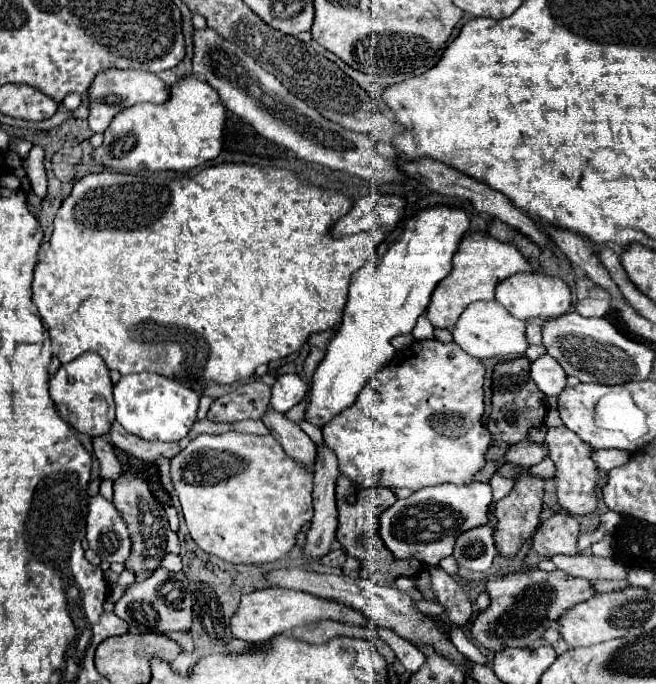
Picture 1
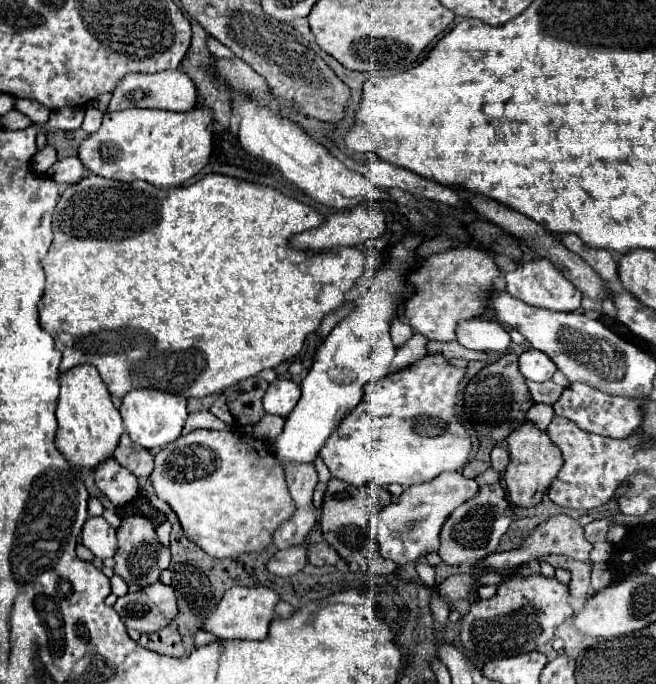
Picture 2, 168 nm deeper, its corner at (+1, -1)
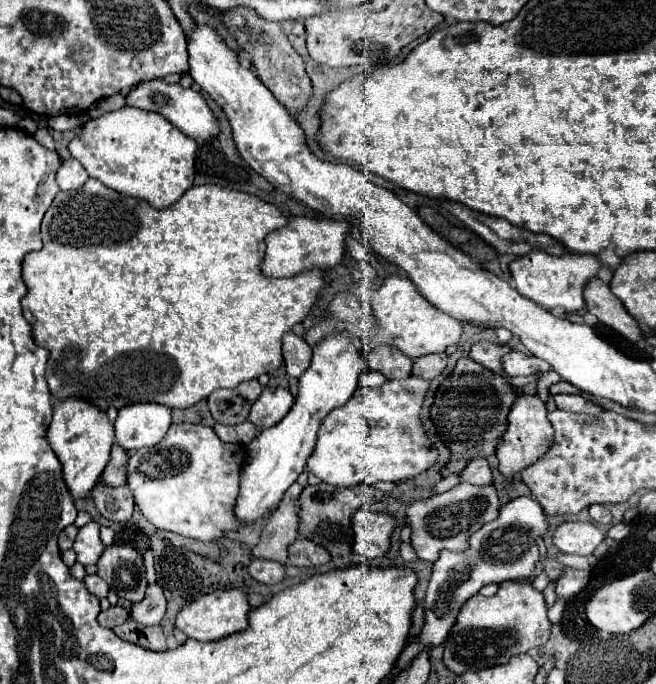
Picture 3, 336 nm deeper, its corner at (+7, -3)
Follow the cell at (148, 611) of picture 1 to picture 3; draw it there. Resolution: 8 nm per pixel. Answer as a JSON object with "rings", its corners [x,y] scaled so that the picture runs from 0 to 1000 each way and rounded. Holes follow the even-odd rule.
{"rings":[[[168,886],[165,892],[152,895],[149,909],[152,909],[159,918],[177,918],[177,915],[189,912],[189,909],[198,906],[198,904],[201,904],[201,898],[198,898],[195,889],[189,889],[189,886]]]}

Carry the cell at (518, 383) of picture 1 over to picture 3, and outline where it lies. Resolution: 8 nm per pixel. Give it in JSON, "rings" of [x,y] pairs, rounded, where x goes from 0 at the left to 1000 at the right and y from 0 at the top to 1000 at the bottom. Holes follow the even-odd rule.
{"rings":[[[716,523],[698,526],[689,547],[674,556],[665,576],[665,596],[659,596],[659,614],[683,614],[683,620],[689,620],[689,626],[683,626],[680,643],[689,658],[689,673],[674,687],[674,696],[701,693],[716,673],[744,670],[756,661],[756,649],[771,632],[774,605],[787,582],[790,573],[765,550],[756,550]]]}

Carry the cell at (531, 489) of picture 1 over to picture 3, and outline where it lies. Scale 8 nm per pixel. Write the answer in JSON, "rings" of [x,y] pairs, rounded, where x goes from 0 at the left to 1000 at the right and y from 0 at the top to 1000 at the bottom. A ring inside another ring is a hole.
{"rings":[[[793,576],[774,608],[774,629],[765,637],[765,649],[759,649],[759,655],[756,655],[756,670],[762,675],[759,684],[762,684],[765,696],[774,702],[790,699],[799,684],[820,675],[835,661],[835,655],[841,652],[841,643],[845,643],[845,629],[832,611],[829,588],[817,579]]]}

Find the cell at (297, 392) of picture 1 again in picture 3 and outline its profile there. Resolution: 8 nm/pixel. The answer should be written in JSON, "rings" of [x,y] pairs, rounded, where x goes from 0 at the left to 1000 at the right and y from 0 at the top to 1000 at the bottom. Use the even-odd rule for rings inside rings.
{"rings":[[[402,567],[390,591],[384,591],[384,602],[378,614],[390,620],[396,629],[418,623],[427,617],[439,599],[445,596],[448,579],[436,567]]]}

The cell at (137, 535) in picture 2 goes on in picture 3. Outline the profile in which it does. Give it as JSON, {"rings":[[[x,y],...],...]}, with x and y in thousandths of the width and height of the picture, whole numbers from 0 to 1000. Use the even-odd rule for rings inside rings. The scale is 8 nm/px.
{"rings":[[[204,795],[162,798],[149,819],[149,842],[162,848],[168,863],[198,880],[213,880],[226,860],[216,807]]]}

